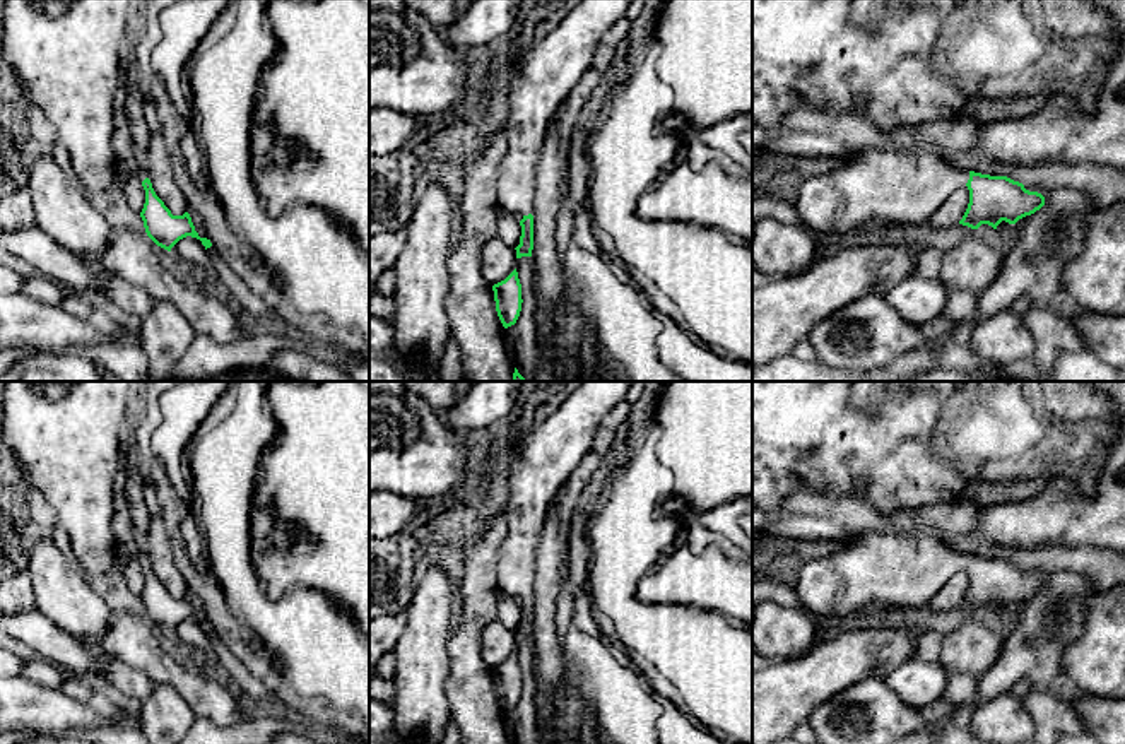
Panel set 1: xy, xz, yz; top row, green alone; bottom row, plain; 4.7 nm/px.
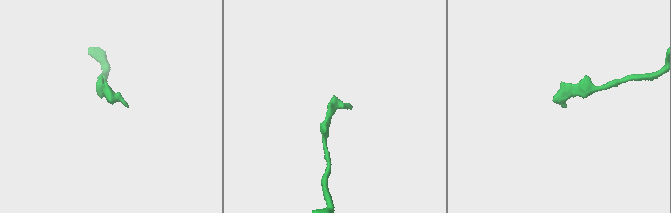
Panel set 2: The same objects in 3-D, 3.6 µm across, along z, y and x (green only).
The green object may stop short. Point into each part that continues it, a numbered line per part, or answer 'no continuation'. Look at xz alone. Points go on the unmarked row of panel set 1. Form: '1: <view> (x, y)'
1: xz (541, 462)

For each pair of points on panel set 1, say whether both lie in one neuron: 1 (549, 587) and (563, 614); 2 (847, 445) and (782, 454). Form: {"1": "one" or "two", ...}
{"1": "two", "2": "two"}

